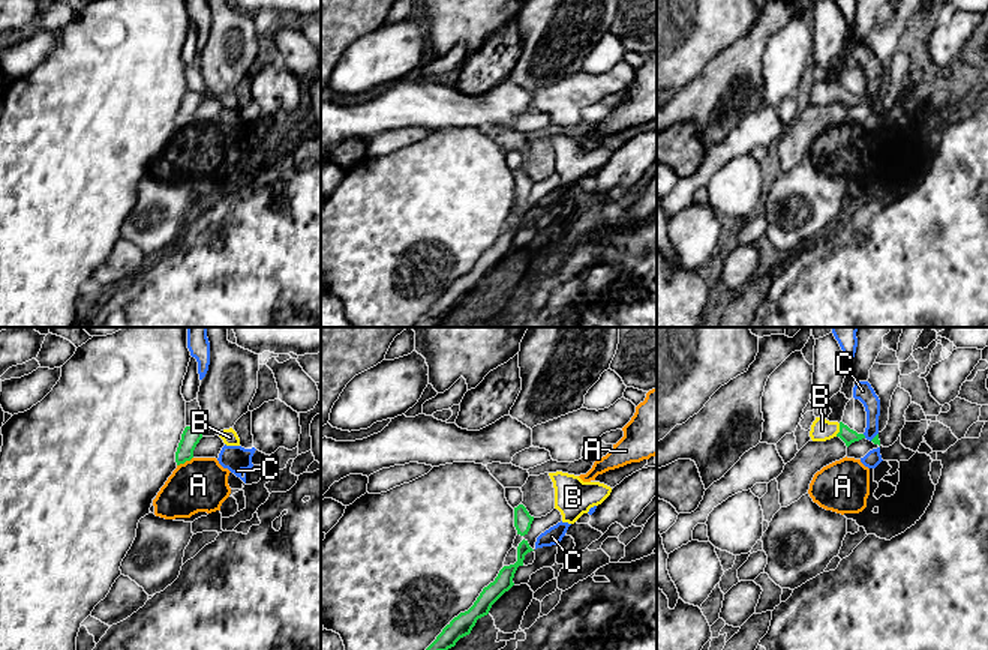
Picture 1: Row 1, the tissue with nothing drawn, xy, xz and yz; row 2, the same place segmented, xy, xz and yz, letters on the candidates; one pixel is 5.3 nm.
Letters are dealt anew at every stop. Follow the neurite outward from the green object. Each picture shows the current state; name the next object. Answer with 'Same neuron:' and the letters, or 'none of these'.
Same neuron: B

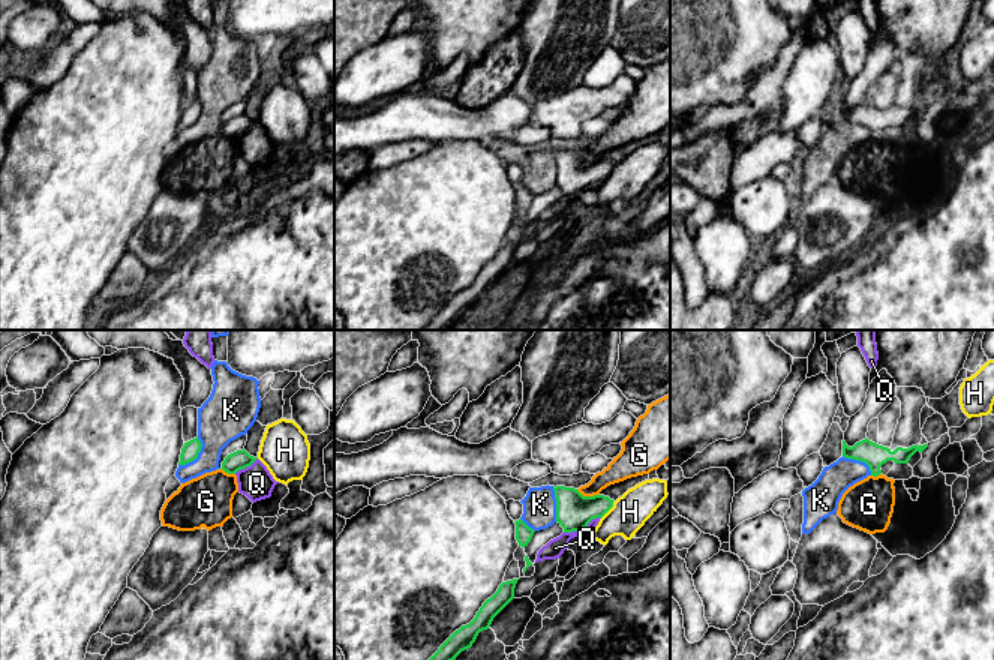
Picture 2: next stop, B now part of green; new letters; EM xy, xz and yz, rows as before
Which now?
Same neuron: none of these

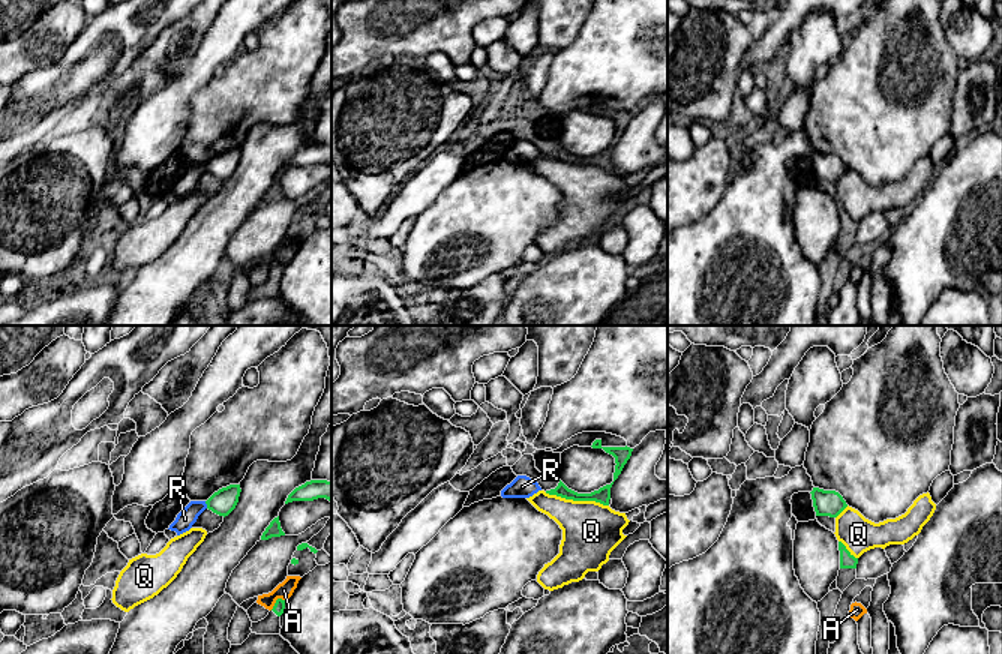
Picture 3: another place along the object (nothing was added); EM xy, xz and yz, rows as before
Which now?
Same neuron: none of these

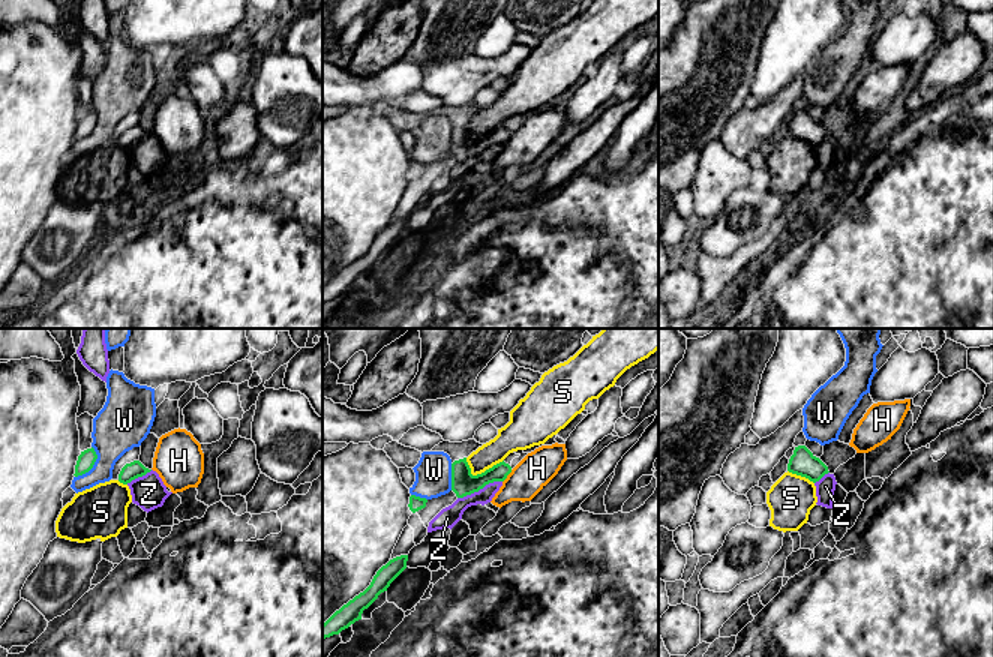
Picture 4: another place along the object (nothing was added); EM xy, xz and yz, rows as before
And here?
Same neuron: none of these

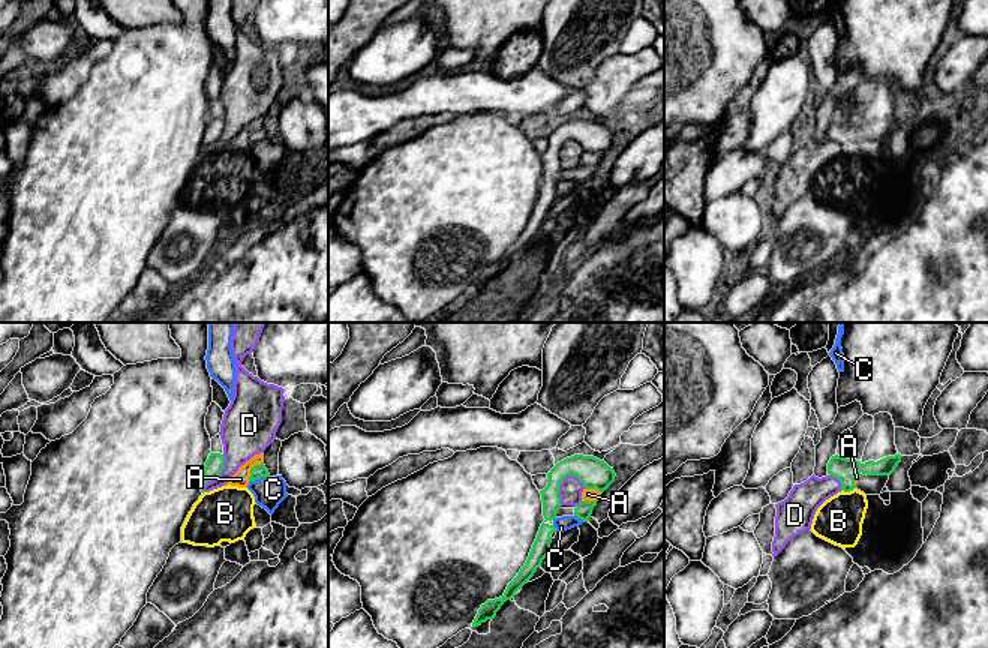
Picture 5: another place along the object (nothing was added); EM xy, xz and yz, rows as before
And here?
Same neuron: none of these

